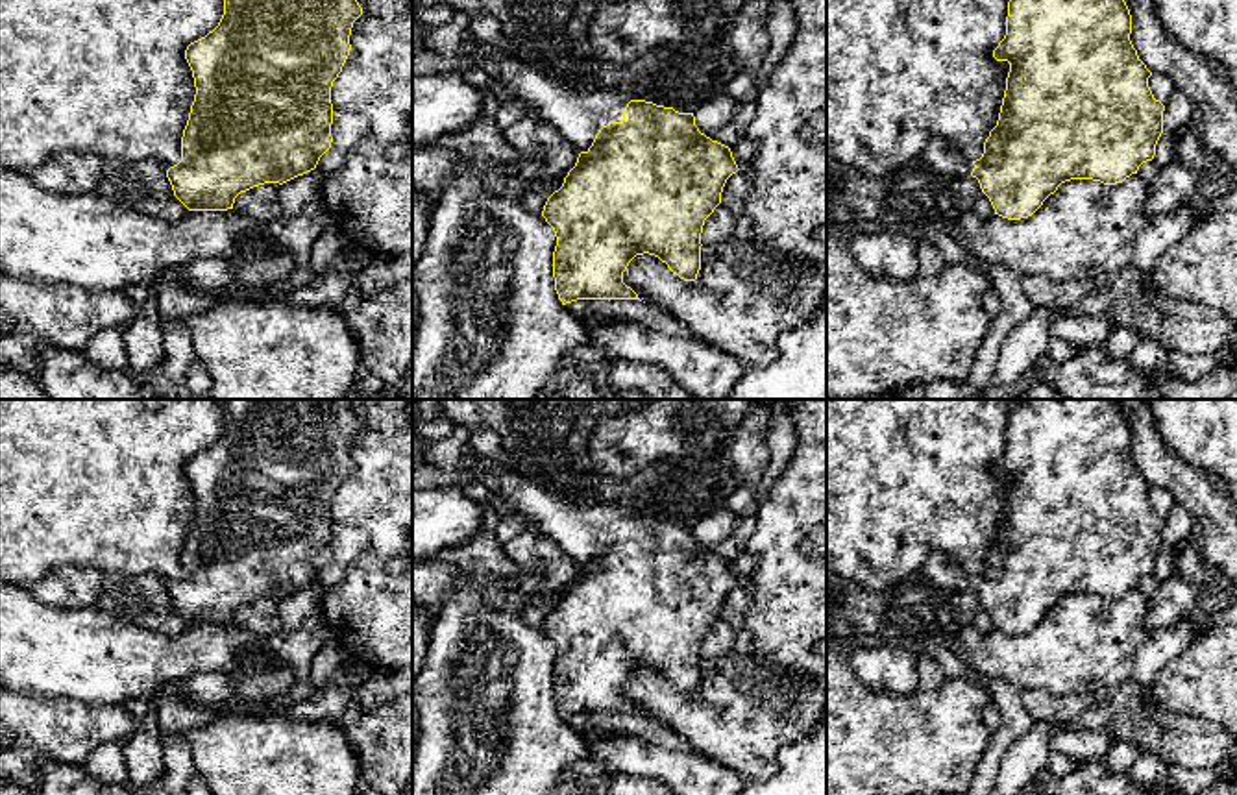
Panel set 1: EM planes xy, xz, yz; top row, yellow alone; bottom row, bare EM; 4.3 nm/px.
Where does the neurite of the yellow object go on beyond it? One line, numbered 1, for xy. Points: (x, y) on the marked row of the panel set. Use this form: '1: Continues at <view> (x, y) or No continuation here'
1: No continuation here

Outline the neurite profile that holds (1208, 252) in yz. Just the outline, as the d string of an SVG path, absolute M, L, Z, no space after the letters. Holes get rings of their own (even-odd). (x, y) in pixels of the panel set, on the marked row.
M1237 211L1193 226L1156 261L1150 279L1169 298L1202 301L1237 322Z

